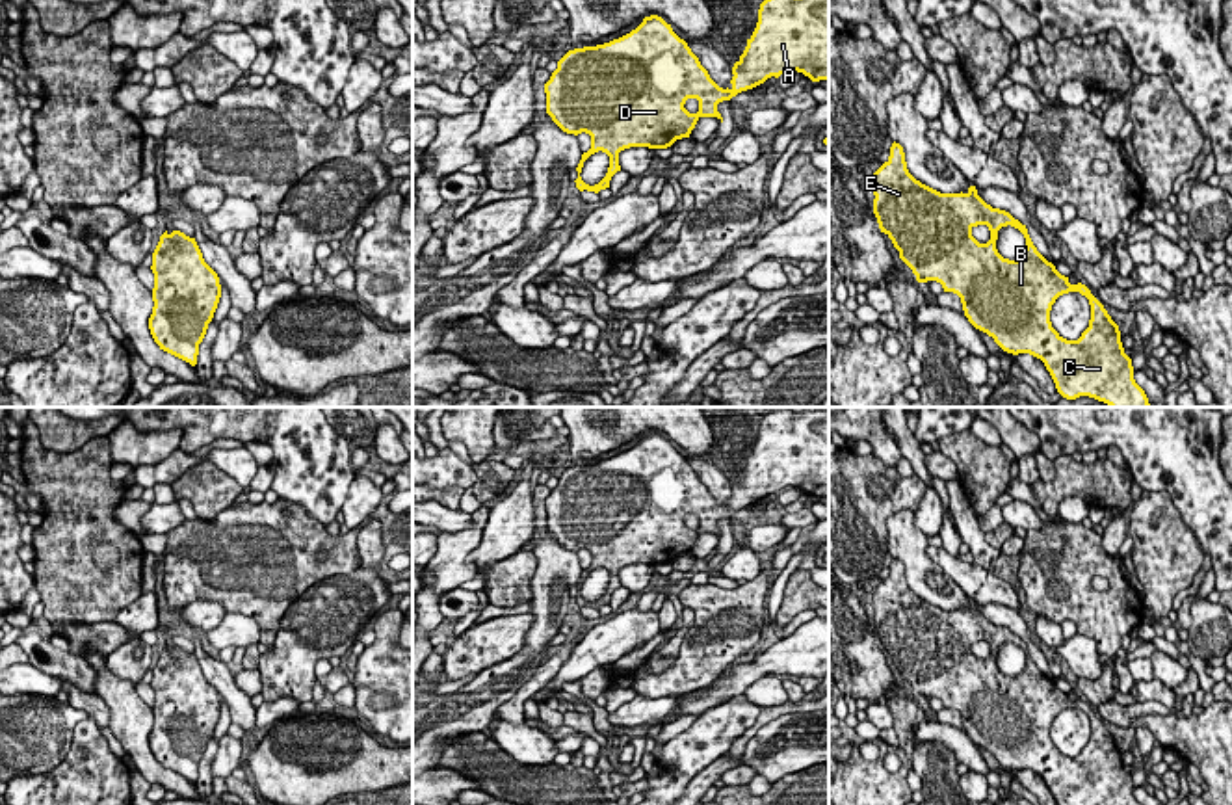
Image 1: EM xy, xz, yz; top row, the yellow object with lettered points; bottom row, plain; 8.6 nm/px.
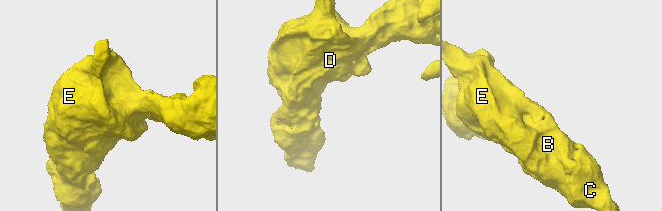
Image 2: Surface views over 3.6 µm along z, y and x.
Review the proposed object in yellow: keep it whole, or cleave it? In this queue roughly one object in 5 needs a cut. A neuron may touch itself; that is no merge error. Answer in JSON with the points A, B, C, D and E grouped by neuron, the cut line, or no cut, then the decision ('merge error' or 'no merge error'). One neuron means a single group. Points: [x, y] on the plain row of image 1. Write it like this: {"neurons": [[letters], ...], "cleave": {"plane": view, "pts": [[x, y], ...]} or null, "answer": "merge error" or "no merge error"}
{"neurons": [["A", "B", "C", "D", "E"]], "cleave": null, "answer": "no merge error"}

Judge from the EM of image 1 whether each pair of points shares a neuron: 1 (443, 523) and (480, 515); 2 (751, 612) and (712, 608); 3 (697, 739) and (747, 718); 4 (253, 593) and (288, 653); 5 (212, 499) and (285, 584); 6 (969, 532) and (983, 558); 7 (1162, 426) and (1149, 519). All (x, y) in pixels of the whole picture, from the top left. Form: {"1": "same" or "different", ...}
{"1": "different", "2": "same", "3": "same", "4": "different", "5": "different", "6": "same", "7": "different"}

